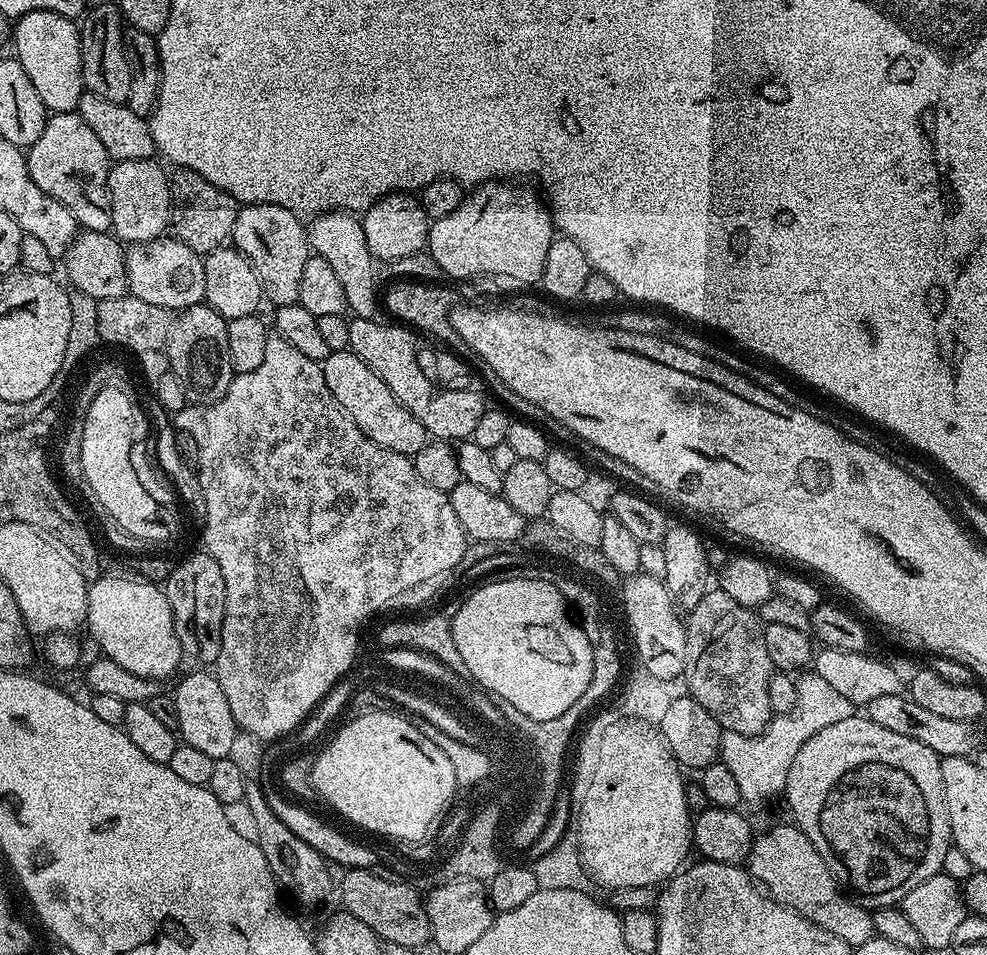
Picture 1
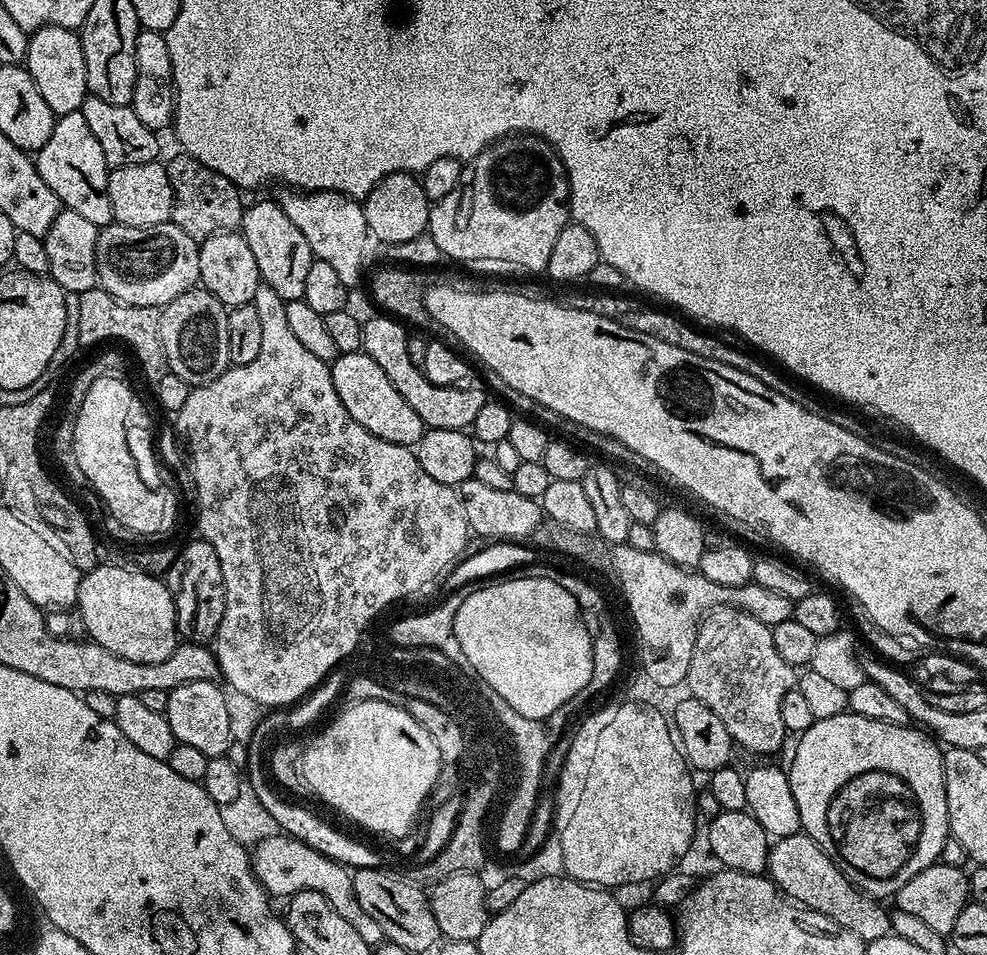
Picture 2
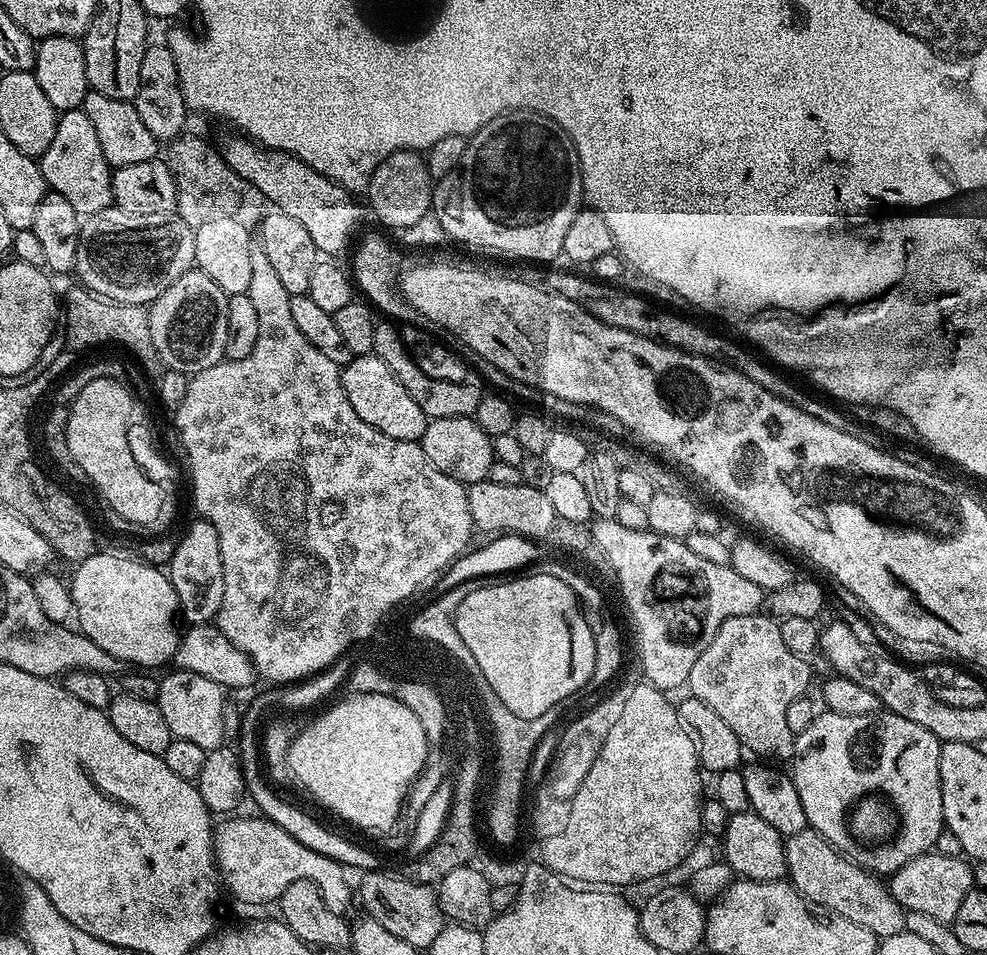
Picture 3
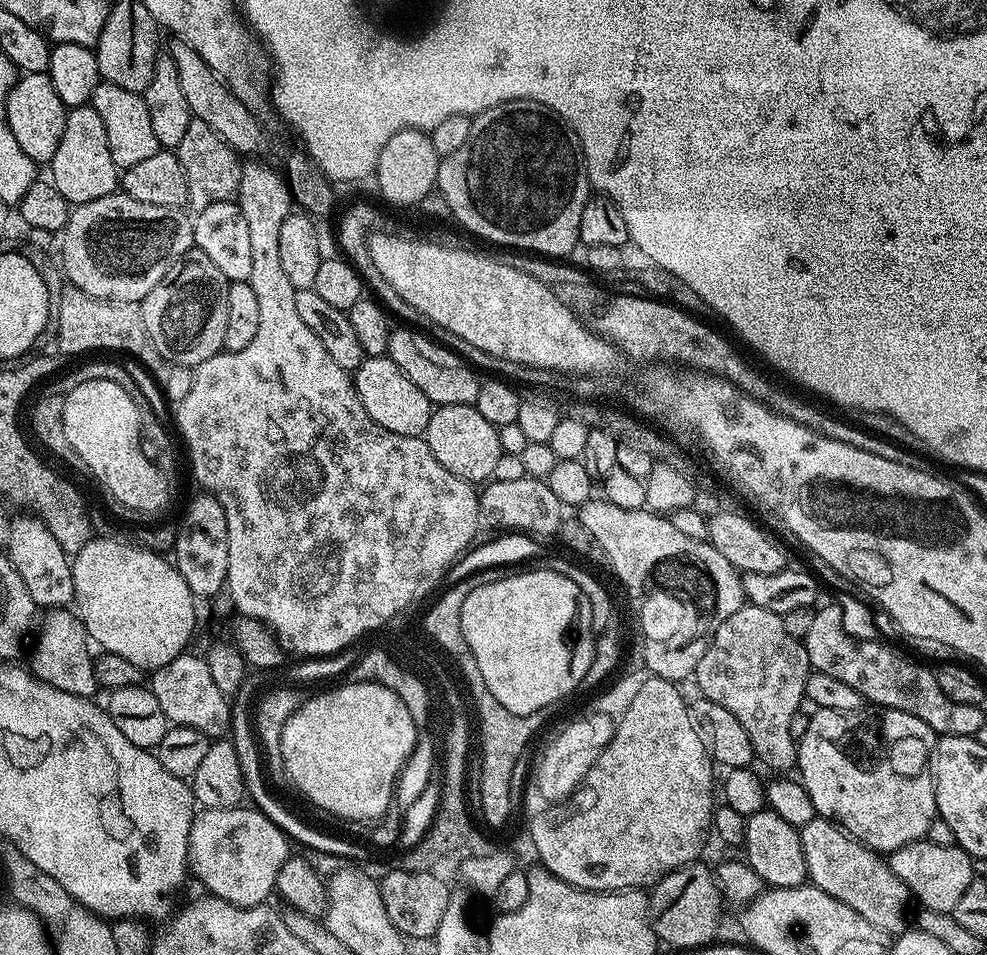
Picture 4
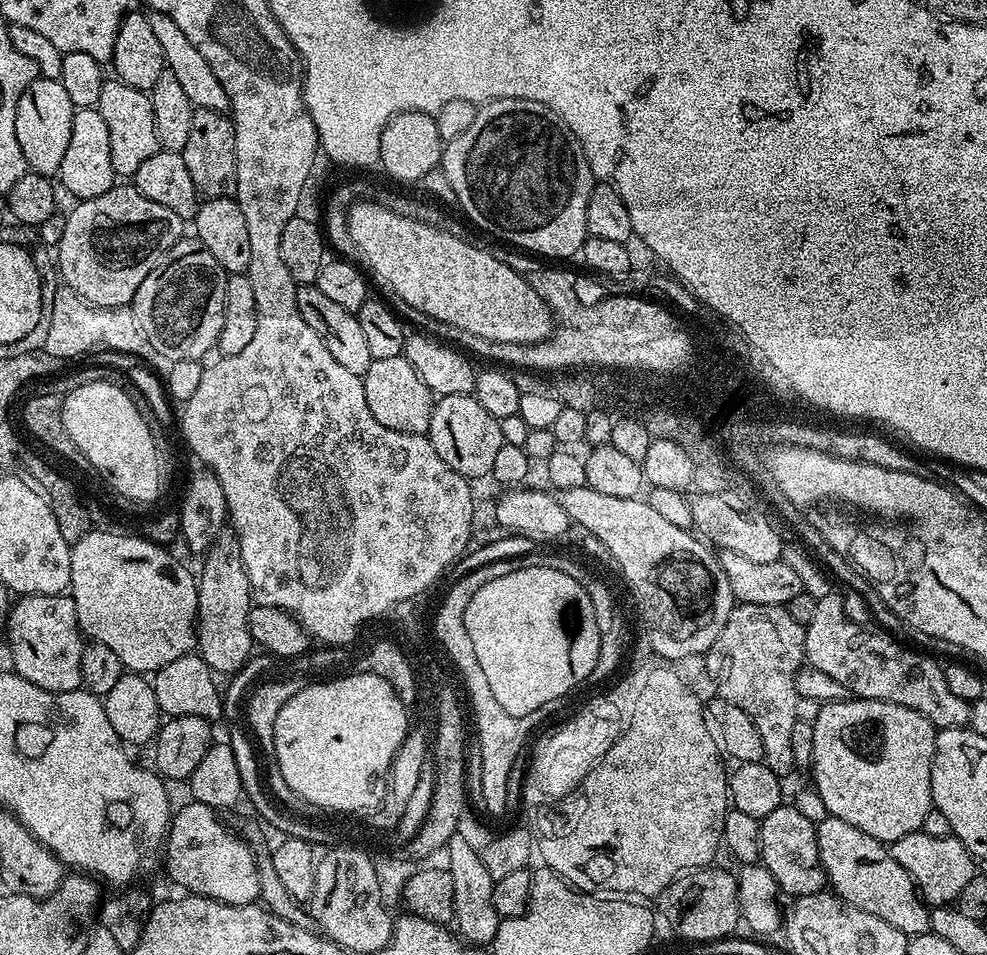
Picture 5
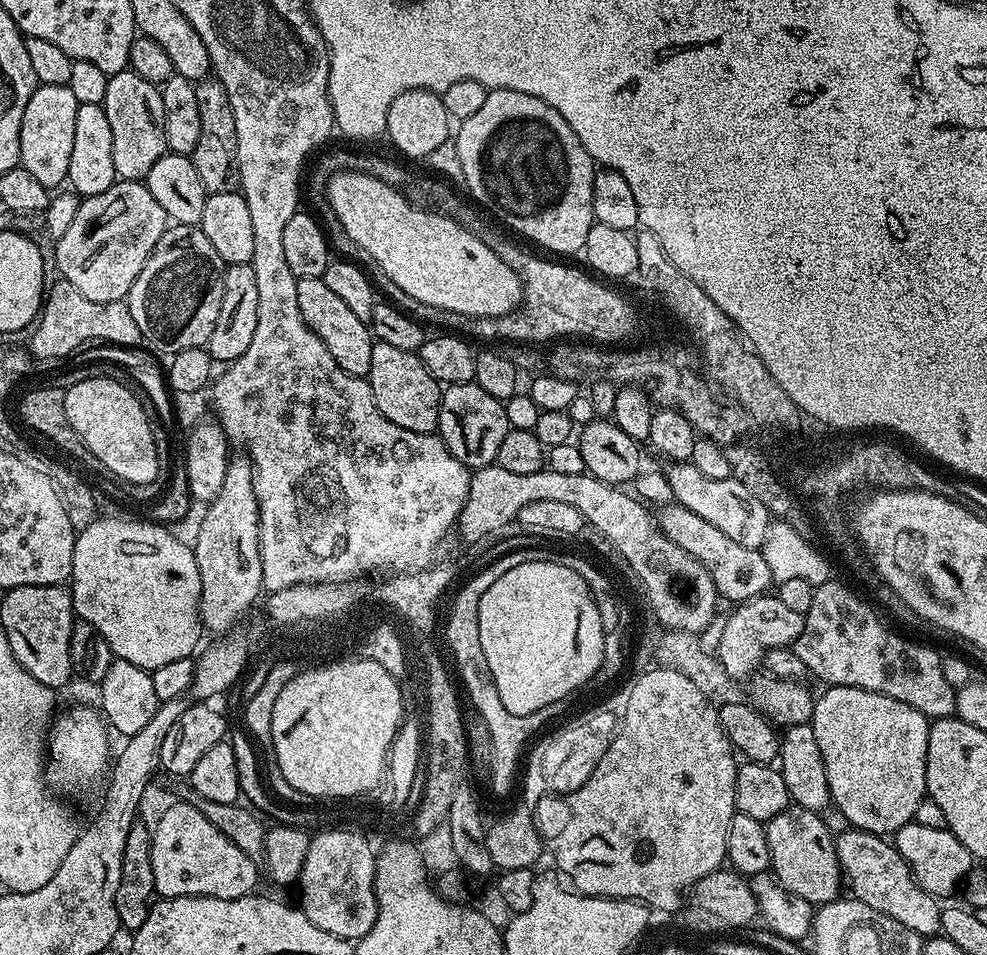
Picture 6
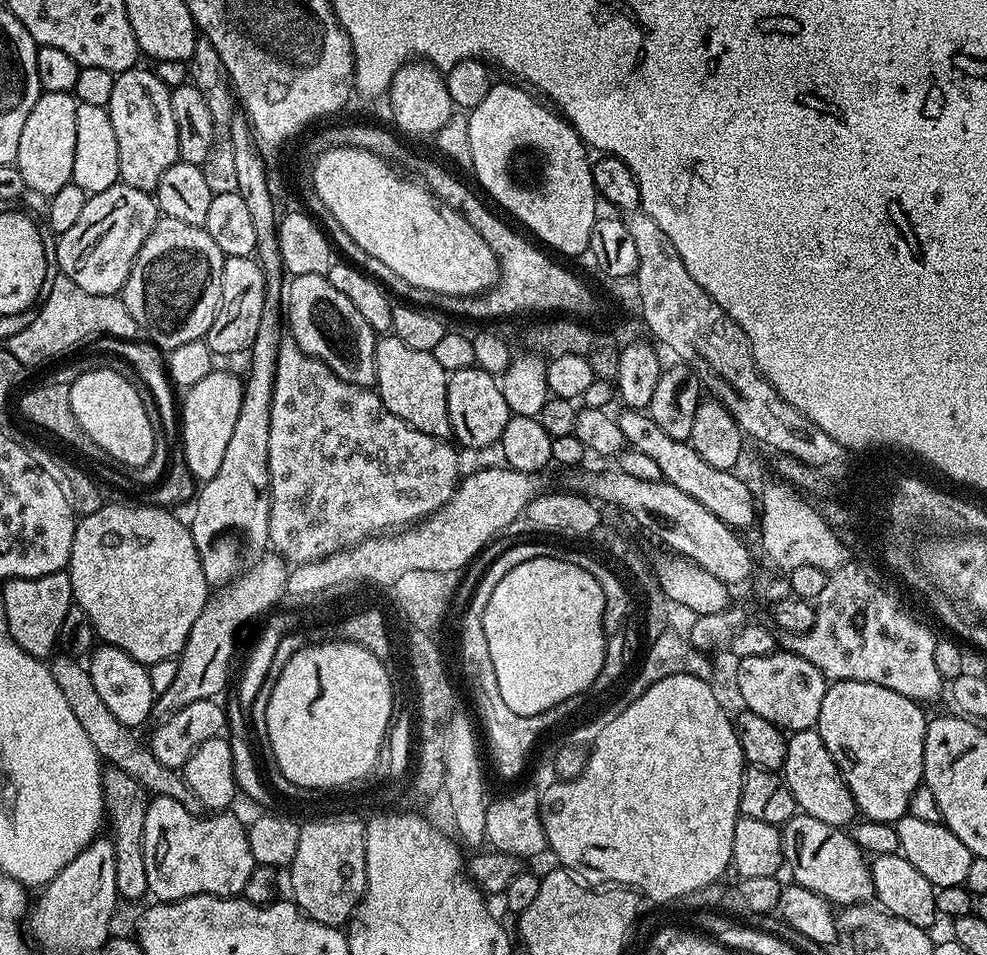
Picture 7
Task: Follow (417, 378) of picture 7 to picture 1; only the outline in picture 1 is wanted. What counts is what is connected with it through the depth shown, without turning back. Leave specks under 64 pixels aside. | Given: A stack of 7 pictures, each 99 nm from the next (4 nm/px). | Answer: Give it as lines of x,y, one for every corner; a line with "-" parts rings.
351,350
329,352
322,367
326,386
330,386
330,394
334,394
338,406
342,406
344,413
354,422
354,426
358,426
358,430
362,430
362,434
366,434
366,438
378,442
378,446
386,446
386,450
394,450
394,454
413,458
430,443
428,431
422,422
418,422
418,418
414,418
414,414
410,414
410,410
406,410
406,406
402,406
394,394
390,394
390,386
386,386
386,382
382,382
382,378
378,378
378,374
374,374
374,370
370,370
370,366
366,366
366,362
362,362
362,358
358,358

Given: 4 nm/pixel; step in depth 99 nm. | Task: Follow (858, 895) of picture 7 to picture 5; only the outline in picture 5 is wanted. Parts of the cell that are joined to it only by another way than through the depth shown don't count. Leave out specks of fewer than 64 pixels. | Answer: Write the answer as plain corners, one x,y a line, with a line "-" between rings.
781,803
780,807
760,821
762,834
762,854
760,859
766,870
774,878
781,893
789,892
789,897
809,896
825,891
826,877
824,867
820,865
816,824
805,814
799,812
791,803

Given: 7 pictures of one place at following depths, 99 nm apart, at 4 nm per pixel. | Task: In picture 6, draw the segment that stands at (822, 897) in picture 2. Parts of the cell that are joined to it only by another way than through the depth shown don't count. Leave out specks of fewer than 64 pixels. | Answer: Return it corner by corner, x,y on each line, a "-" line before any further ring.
851,827
848,832
835,837
836,853
843,879
852,887
851,895
874,906
882,914
902,922
922,938
931,938
940,932
941,901
931,896
914,878
910,866
898,854
895,843
874,832
862,832

